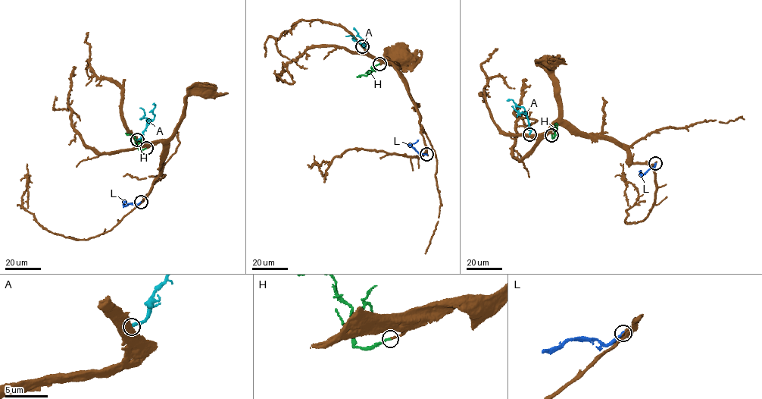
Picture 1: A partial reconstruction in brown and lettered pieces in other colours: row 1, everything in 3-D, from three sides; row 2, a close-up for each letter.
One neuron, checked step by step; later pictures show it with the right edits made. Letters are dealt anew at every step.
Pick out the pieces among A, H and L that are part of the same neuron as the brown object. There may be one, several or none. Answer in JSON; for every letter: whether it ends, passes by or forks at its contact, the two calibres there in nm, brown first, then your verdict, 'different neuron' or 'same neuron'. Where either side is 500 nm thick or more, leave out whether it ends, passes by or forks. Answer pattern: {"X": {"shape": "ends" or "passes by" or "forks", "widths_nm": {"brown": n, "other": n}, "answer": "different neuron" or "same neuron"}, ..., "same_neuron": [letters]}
{"A": {"widths_nm": {"brown": 700, "other": 320}, "answer": "different neuron"}, "H": {"shape": "ends", "widths_nm": {"brown": 200, "other": 200}, "answer": "same neuron"}, "L": {"shape": "ends", "widths_nm": {"brown": 400, "other": 320}, "answer": "different neuron"}, "same_neuron": ["H"]}

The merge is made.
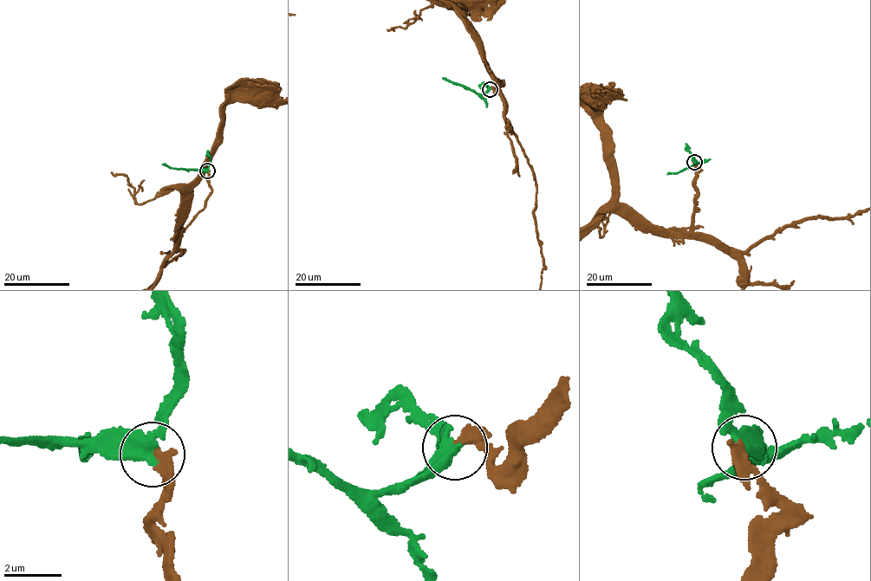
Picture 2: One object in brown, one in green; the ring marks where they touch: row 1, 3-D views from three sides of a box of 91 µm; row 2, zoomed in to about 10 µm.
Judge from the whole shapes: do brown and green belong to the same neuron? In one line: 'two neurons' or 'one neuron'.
one neuron

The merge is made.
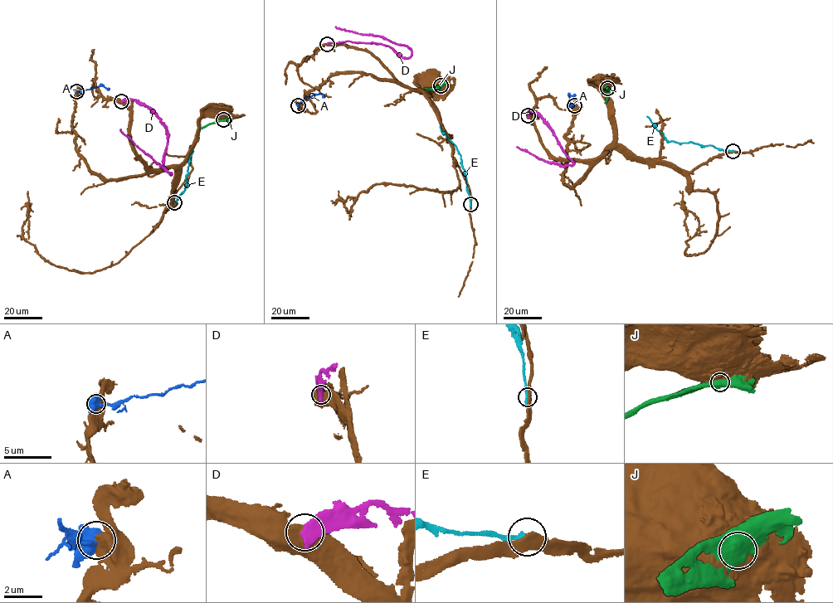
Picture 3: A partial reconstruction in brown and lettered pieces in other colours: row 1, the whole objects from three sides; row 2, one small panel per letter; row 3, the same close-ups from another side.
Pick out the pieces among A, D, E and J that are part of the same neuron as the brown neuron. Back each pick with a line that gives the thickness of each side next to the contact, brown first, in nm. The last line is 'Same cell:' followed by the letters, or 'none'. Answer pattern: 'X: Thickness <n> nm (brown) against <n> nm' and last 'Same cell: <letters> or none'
Same cell: none

